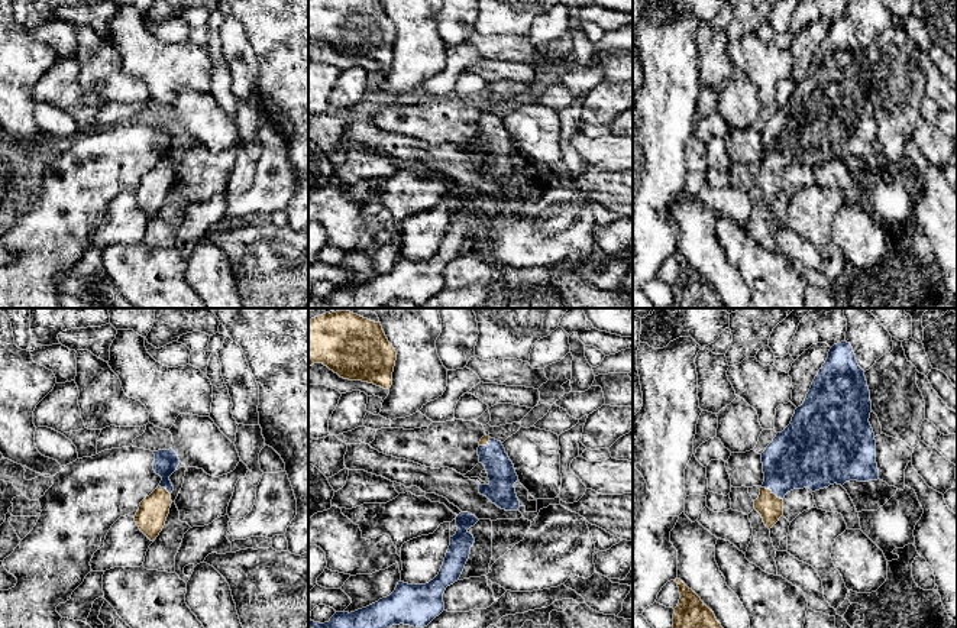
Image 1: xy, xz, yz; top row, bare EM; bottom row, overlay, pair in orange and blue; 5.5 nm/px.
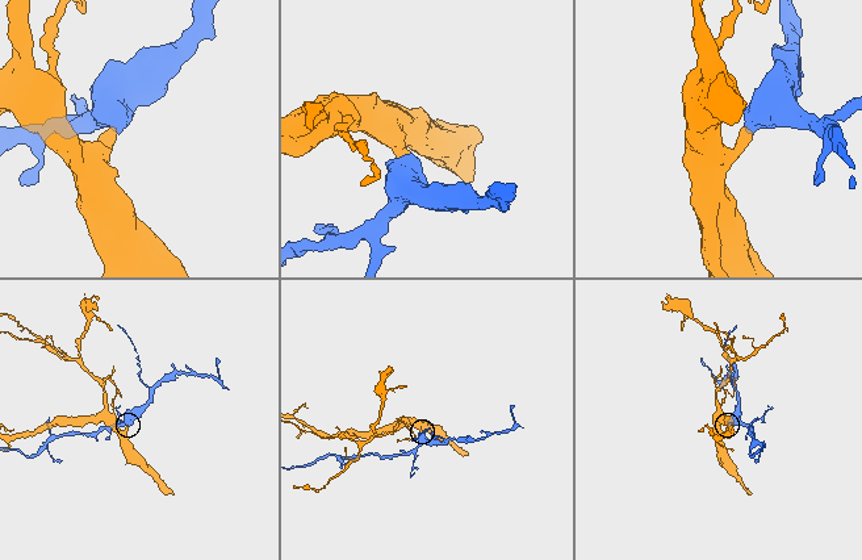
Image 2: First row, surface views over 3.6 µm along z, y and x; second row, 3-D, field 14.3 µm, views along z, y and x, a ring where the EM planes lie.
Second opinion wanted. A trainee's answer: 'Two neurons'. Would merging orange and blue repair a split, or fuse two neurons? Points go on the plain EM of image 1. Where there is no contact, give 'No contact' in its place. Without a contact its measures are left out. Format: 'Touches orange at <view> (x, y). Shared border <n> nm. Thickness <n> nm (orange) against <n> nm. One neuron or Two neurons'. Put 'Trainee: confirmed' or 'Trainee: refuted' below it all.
Touches orange at yz (770, 167). Shared border 150 nm. Thickness 140 nm (orange) against 340 nm. One neuron
Trainee: refuted

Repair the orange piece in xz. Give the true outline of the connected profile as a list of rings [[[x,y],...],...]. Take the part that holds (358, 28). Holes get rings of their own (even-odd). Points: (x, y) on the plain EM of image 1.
[[[308,0],[308,42],[323,39],[343,55],[389,65],[395,36],[381,0]]]

